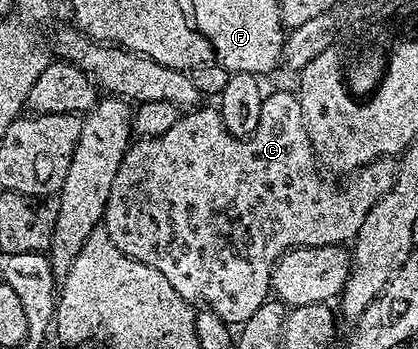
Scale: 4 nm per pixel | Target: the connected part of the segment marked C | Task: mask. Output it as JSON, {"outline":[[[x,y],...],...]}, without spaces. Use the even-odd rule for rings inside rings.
{"outline":[[[269,92],[254,135],[243,139],[226,131],[219,108],[204,108],[185,112],[161,137],[129,144],[122,167],[114,175],[102,225],[127,257],[162,271],[184,301],[213,309],[230,327],[242,327],[269,300],[272,271],[282,254],[309,245],[344,245],[356,238],[370,207],[396,182],[397,162],[379,157],[356,170],[341,189],[335,189],[320,178],[308,123],[295,92]]]}

